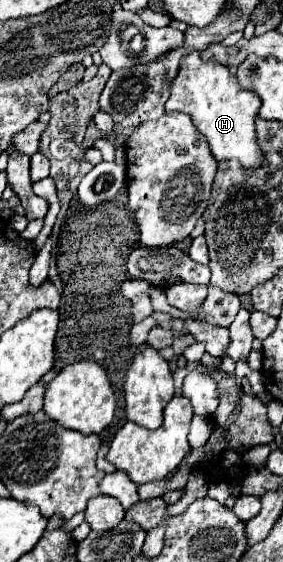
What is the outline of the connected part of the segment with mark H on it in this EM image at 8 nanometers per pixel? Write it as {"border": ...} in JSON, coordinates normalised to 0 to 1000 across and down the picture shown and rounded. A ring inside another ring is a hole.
{"border":[[[703,93],[647,100],[625,139],[604,149],[604,171],[583,185],[583,199],[654,199],[675,206],[689,228],[724,242],[753,281],[781,288],[837,285],[866,302],[894,302],[929,285],[929,267],[908,249],[901,214],[922,192],[908,167],[852,160],[837,139],[802,117],[710,107]]]}

